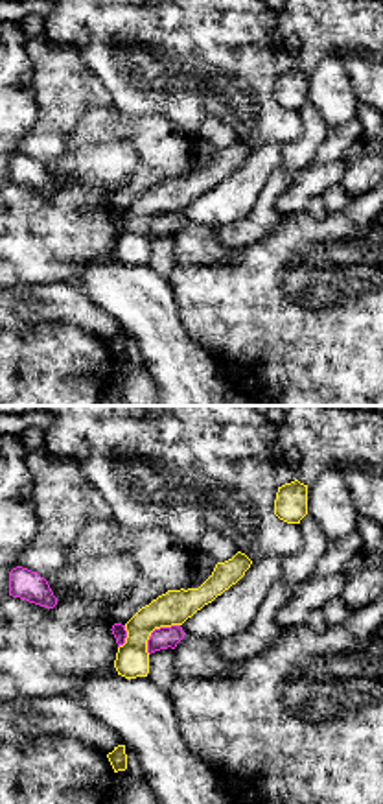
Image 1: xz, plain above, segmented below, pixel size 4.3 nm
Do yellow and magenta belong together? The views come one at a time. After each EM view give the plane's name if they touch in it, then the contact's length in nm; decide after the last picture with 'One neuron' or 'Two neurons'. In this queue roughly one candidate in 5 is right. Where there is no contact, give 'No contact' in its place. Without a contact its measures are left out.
Touches yellow in xz. Shared border 200 nm

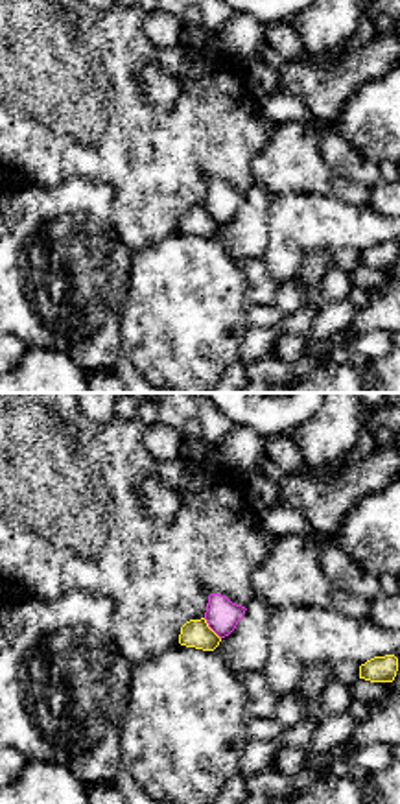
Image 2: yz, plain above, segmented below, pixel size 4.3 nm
Touches yellow in yz. Shared border 120 nm

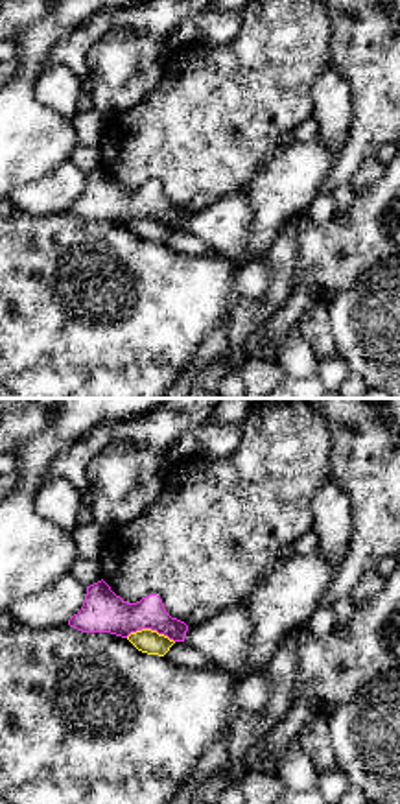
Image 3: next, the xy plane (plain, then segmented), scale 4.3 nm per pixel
Touches yellow in xy. Shared border 220 nm

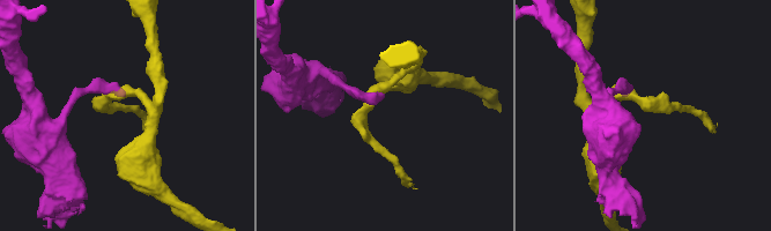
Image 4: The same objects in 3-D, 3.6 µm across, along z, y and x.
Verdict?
Two neurons

